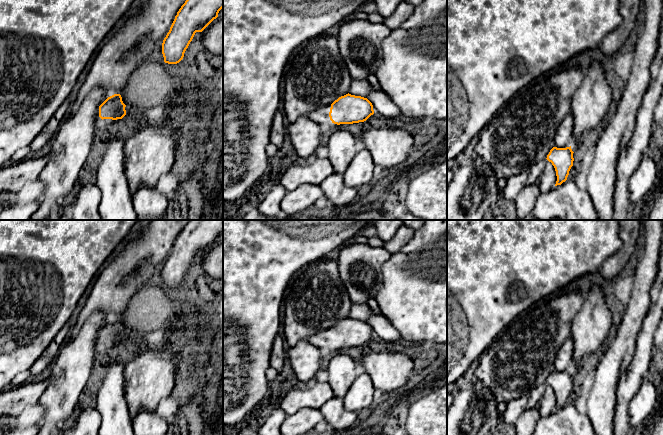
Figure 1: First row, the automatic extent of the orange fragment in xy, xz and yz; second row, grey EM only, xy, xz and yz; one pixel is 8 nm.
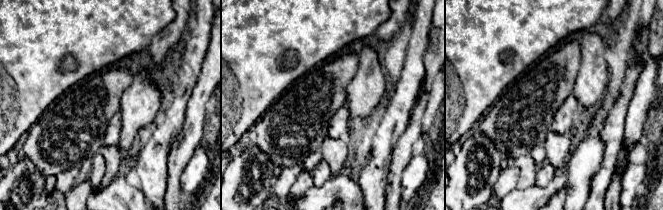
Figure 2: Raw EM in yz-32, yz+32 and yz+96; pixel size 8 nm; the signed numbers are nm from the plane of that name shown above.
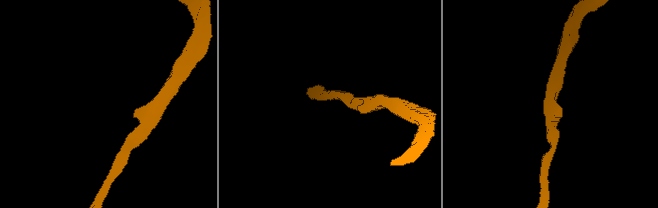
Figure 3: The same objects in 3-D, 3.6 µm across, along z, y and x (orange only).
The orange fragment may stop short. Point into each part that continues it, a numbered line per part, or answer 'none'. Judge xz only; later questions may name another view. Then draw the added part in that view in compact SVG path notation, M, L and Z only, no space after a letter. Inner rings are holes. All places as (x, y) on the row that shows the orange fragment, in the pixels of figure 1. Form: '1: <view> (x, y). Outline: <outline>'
1: xz (320, 116). Outline: M331 104L322 106L317 110L309 112L305 115L305 117L309 118L310 120L314 121L318 125L322 127L337 127L337 124L334 124L329 117Z

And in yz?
1: yz (564, 137). Outline: M570 112L560 123L555 135L555 147L566 148L570 147L573 142L573 124L574 118Z

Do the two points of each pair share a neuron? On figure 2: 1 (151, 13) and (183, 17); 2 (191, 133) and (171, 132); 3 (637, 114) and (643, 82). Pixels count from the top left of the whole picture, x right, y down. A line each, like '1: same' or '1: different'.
1: different
2: different
3: same

